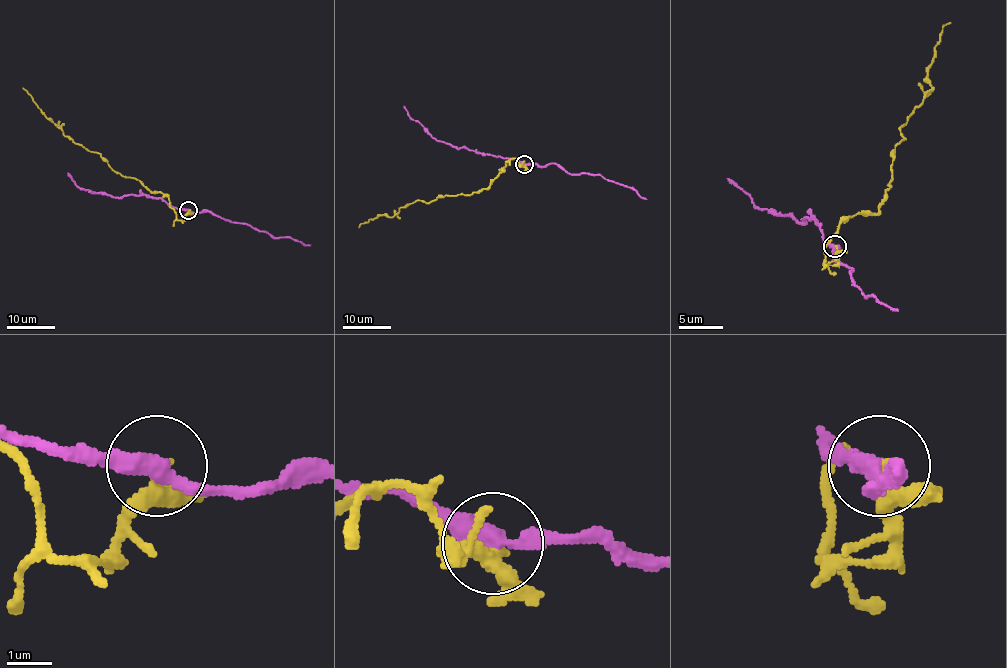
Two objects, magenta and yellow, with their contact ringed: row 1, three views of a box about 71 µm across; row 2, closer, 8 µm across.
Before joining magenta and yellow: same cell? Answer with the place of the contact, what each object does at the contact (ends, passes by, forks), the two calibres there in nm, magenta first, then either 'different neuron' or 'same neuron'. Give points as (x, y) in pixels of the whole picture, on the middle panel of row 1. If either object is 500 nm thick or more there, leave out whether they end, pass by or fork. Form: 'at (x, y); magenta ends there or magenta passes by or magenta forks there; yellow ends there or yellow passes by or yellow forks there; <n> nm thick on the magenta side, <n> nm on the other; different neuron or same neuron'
at (524, 164); magenta passes by; yellow passes by; 360 nm thick on the magenta side, 240 nm on the other; different neuron

